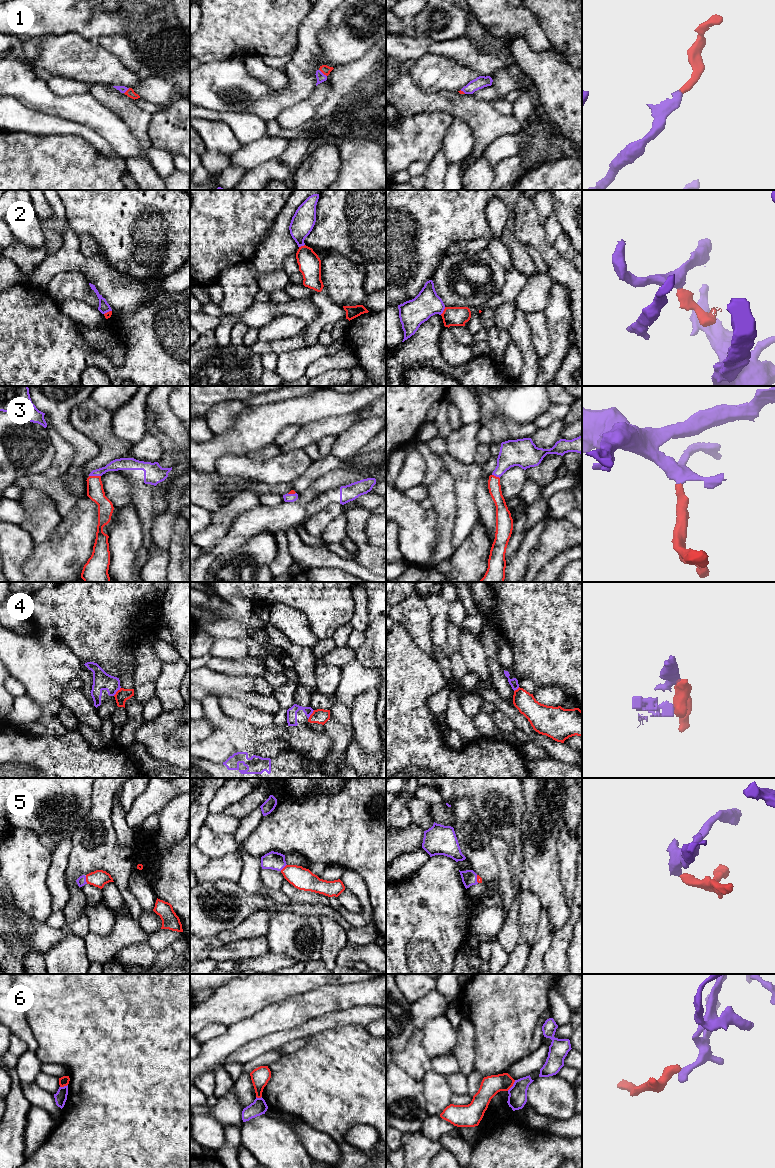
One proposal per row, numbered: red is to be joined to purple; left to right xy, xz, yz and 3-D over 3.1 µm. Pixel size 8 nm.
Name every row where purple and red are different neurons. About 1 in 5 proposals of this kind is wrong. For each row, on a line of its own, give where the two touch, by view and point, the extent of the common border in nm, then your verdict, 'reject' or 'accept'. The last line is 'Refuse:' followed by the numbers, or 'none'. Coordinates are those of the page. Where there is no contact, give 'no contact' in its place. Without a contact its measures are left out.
1: meets purple in xz at (322, 73); contact 90 nm long; accept
2: meets purple in yz at (443, 310); contact 80 nm long; reject
3: meets purple in xy at (95, 475); contact 100 nm long; accept
4: meets purple in xy at (117, 690); contact 90 nm long; reject
5: meets purple in xy at (85, 880); contact 70 nm long; accept
6: meets purple in yz at (513, 1085); contact 110 nm long; accept
Refuse: 2, 4

